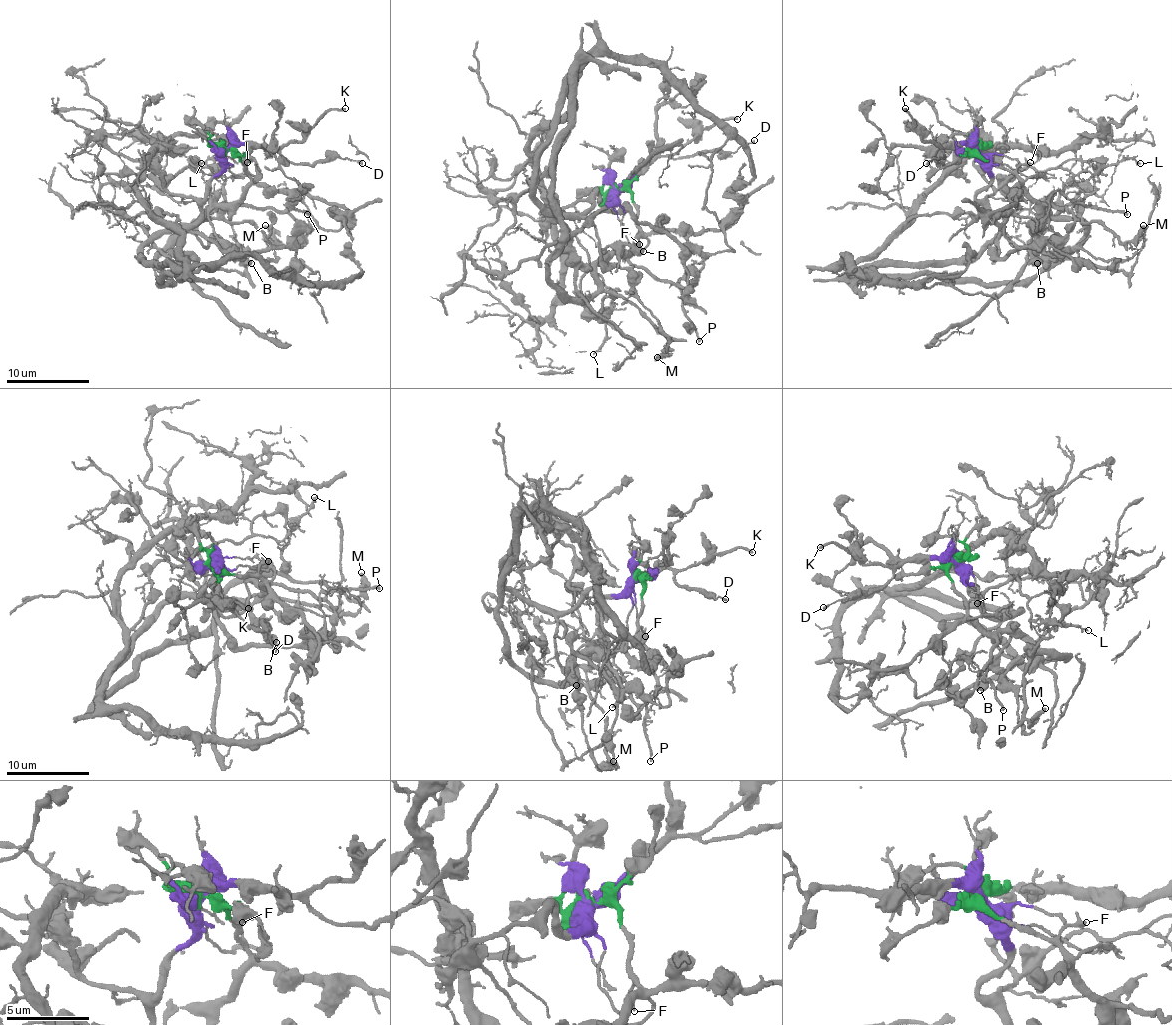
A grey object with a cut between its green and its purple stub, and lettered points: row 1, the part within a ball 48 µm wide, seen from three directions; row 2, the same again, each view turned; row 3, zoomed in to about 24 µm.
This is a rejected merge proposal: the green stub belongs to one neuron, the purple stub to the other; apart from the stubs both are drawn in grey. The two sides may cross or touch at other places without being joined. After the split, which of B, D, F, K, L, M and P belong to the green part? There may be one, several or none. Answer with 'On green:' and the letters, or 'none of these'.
On green: B, F, L, M, P

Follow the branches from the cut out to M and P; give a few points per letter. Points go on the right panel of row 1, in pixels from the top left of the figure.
M: (975, 154), (975, 149), (1011, 170), (1054, 216), (1102, 222), (1123, 241), (1131, 239), (1144, 224)
P: (975, 154), (975, 149), (1017, 176), (1036, 199), (1054, 208), (1067, 210), (1075, 204), (1127, 214)

